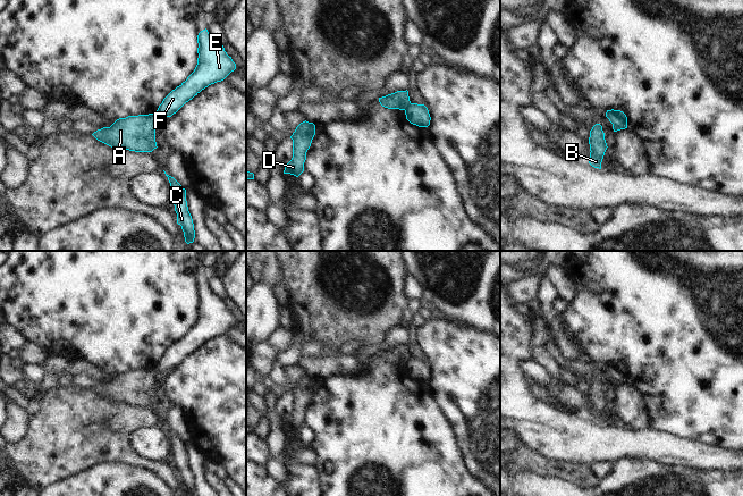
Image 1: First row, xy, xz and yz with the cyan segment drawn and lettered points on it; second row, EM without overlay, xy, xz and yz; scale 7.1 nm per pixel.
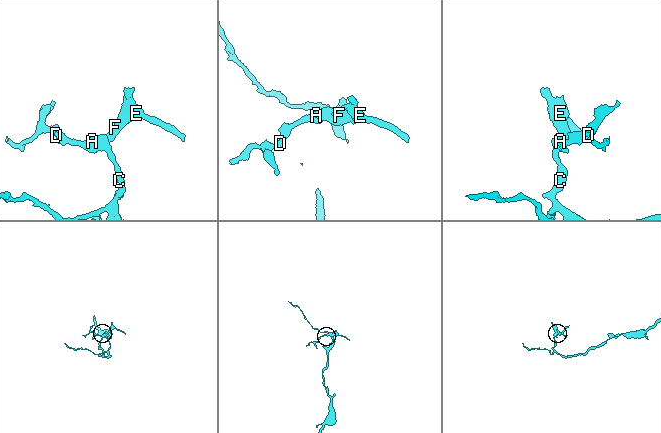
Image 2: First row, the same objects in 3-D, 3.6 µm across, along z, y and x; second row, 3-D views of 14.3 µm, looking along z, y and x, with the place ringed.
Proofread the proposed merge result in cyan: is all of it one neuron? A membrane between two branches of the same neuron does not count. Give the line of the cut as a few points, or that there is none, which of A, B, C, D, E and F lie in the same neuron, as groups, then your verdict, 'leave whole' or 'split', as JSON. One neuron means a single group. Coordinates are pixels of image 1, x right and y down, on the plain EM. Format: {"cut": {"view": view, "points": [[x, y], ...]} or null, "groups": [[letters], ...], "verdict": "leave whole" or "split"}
{"cut": {"view": "xz", "points": [[410, 356], [404, 363]]}, "groups": [["A", "B", "C", "D"], ["E", "F"]], "verdict": "split"}

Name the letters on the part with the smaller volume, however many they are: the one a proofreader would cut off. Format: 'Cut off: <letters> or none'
Cut off: E, F

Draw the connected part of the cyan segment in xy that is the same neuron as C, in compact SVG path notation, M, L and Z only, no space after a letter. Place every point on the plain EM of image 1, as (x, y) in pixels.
M167 429L170 437L170 451L177 468L177 478L181 480L185 496L194 496L195 485L192 470L186 455L186 444L171 430Z

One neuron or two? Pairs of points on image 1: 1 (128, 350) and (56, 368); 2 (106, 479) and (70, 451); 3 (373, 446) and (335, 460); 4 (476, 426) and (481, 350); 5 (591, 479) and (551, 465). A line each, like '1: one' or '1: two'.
1: two
2: two
3: one
4: one
5: one

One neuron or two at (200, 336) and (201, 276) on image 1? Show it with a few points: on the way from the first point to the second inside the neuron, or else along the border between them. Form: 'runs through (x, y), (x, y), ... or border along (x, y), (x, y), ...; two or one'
runs through (205, 321), (205, 295), (203, 291); one

